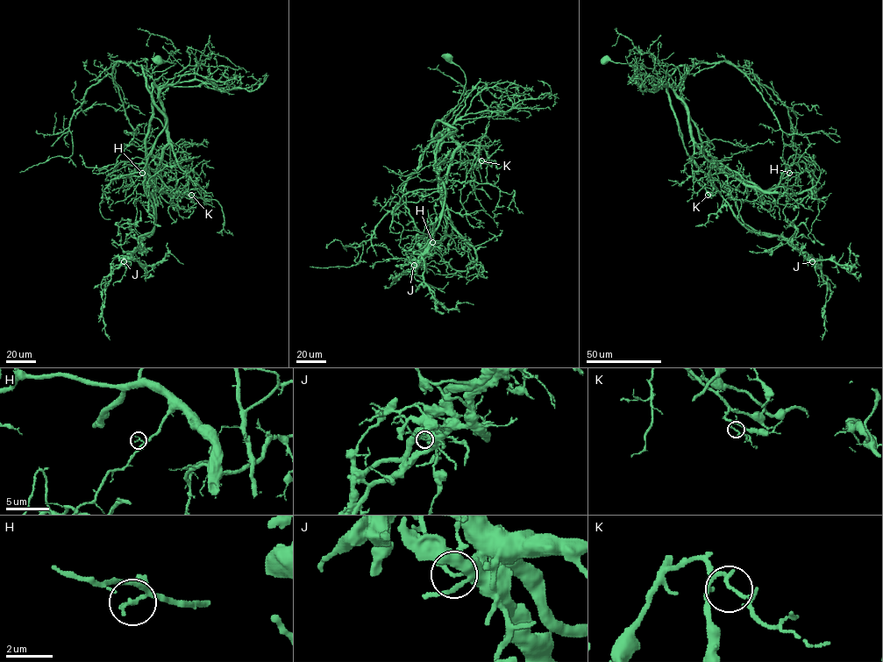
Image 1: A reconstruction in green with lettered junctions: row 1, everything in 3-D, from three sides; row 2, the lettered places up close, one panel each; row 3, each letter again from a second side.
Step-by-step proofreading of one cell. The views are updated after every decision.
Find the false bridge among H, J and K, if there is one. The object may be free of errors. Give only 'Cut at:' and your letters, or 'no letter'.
Cut at: J

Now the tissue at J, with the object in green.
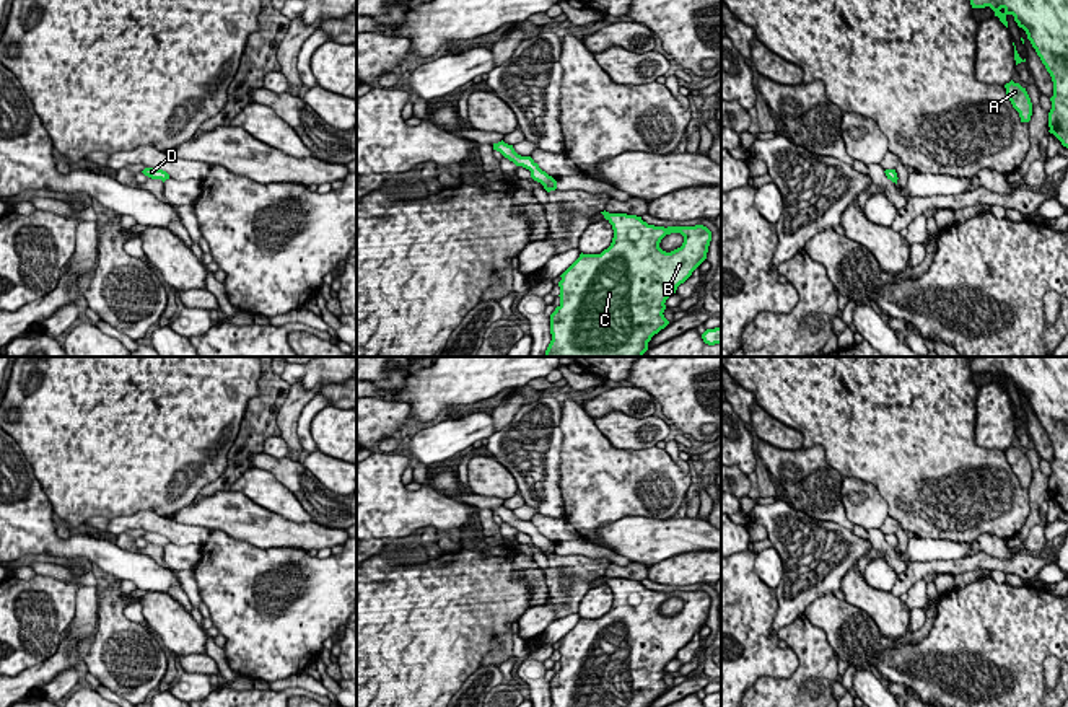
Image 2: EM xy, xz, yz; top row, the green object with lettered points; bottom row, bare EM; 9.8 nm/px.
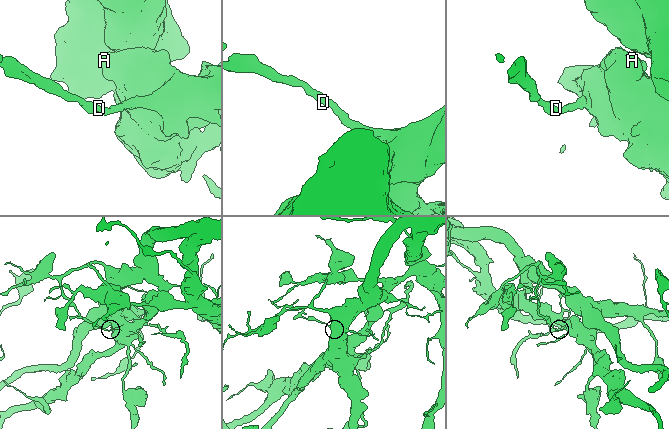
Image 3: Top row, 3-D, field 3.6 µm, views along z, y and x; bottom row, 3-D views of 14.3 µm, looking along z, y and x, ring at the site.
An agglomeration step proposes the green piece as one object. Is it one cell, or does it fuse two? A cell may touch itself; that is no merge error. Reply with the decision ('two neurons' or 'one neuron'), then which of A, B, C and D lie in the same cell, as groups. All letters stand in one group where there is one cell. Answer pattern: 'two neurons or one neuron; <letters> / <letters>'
two neurons; A B C / D

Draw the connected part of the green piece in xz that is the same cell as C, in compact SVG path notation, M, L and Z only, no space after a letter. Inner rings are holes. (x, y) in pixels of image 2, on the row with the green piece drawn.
M601 212L612 225L614 238L601 254L580 254L580 257L560 275L560 305L550 314L552 340L545 357L643 357L648 342L664 329L669 321L664 318L666 300L676 293L692 272L707 259L711 231L703 225L695 226L654 226L637 215ZM681 233L681 248L666 252L659 248L666 235Z

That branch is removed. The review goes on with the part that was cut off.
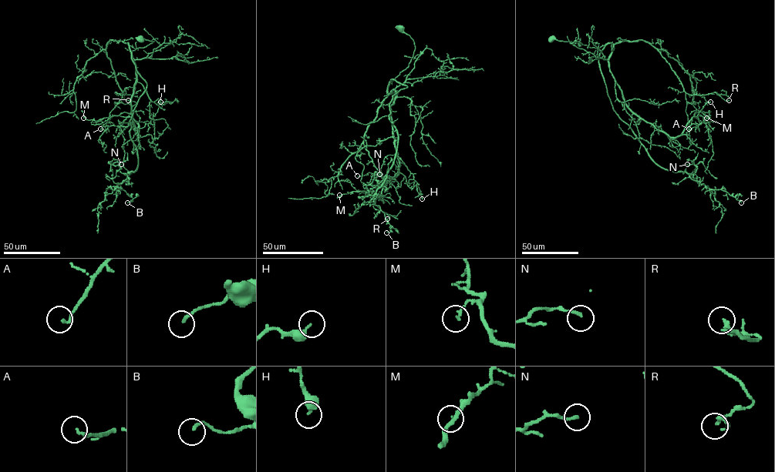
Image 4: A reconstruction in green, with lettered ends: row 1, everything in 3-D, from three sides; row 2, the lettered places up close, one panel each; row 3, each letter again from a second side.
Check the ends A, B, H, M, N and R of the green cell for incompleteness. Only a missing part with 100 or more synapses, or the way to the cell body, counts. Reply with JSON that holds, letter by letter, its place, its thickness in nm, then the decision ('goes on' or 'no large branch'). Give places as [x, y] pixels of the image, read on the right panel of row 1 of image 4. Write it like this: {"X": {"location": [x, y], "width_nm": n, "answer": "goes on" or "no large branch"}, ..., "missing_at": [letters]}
{"A": {"location": [689, 128], "width_nm": 170, "answer": "no large branch"}, "B": {"location": [741, 202], "width_nm": 160, "answer": "no large branch"}, "H": {"location": [710, 102], "width_nm": 300, "answer": "no large branch"}, "M": {"location": [706, 118], "width_nm": 120, "answer": "no large branch"}, "N": {"location": [687, 164], "width_nm": 150, "answer": "no large branch"}, "R": {"location": [729, 100], "width_nm": 150, "answer": "no large branch"}, "missing_at": []}

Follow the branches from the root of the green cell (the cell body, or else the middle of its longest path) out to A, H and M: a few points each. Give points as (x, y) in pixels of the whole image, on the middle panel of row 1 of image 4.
A: (400, 29), (413, 41), (413, 55), (389, 84), (363, 141), (381, 172), (357, 175)
H: (400, 29), (415, 49), (388, 86), (395, 95), (392, 136), (399, 172), (422, 199)
M: (400, 29), (415, 49), (388, 89), (395, 95), (391, 118), (399, 172), (369, 191), (339, 195)

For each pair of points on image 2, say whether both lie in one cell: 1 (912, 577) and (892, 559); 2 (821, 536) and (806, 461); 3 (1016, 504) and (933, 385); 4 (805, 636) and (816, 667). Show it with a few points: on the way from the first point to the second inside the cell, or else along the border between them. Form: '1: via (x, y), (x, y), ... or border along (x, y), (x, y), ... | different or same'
1: border along (907, 566), (897, 575) | different
2: border along (790, 505), (814, 518), (832, 520), (852, 531) | different
3: via (990, 473), (992, 468), (982, 463), (935, 416) | same
4: via (809, 644), (816, 658) | same

